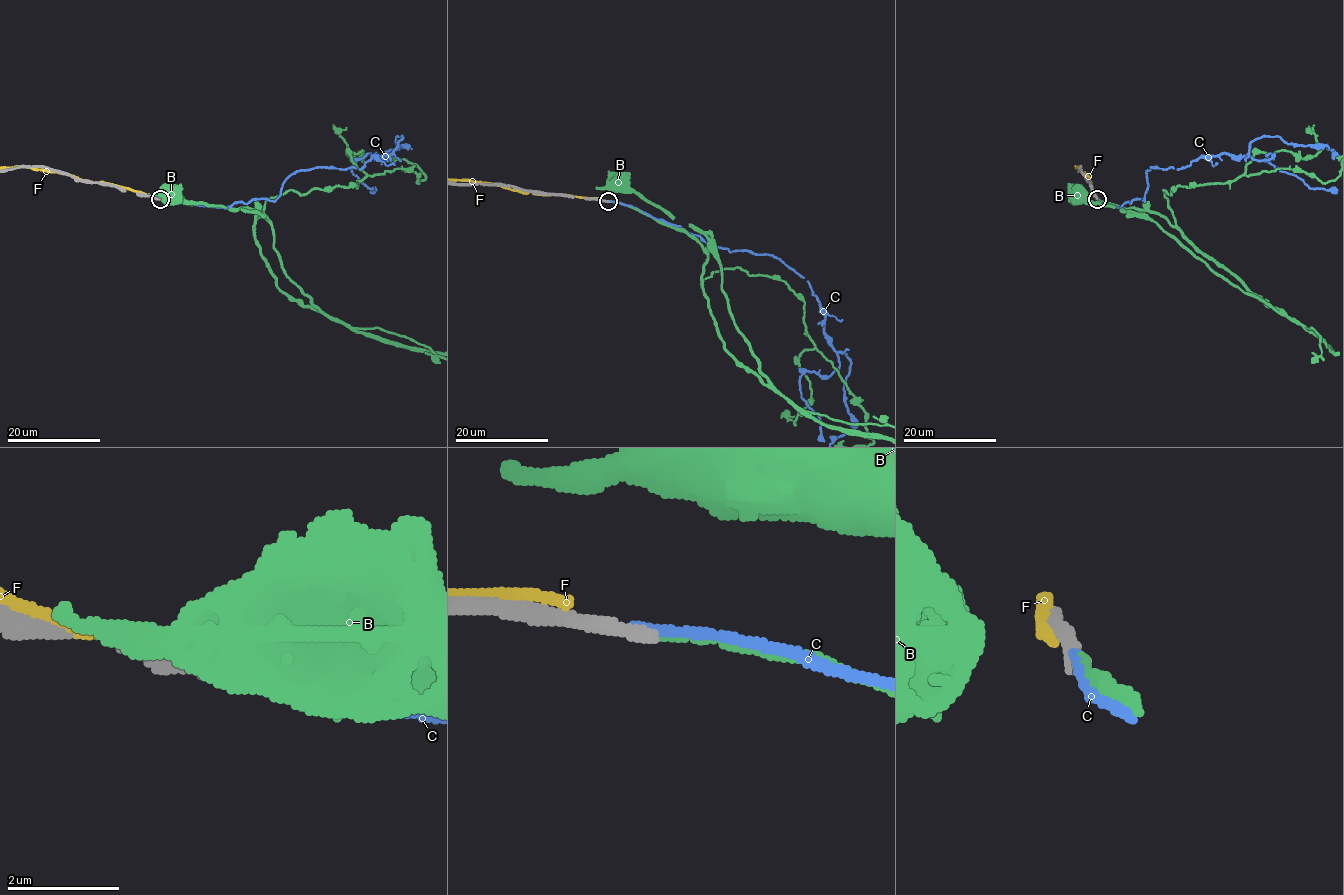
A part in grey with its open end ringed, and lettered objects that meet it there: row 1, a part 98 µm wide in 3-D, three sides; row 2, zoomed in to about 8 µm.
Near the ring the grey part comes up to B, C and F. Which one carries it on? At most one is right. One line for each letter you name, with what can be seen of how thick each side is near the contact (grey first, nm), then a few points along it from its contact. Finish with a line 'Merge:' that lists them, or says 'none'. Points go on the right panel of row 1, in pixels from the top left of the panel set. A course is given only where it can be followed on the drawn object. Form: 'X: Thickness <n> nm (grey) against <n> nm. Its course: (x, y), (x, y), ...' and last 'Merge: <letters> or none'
Merge: none

